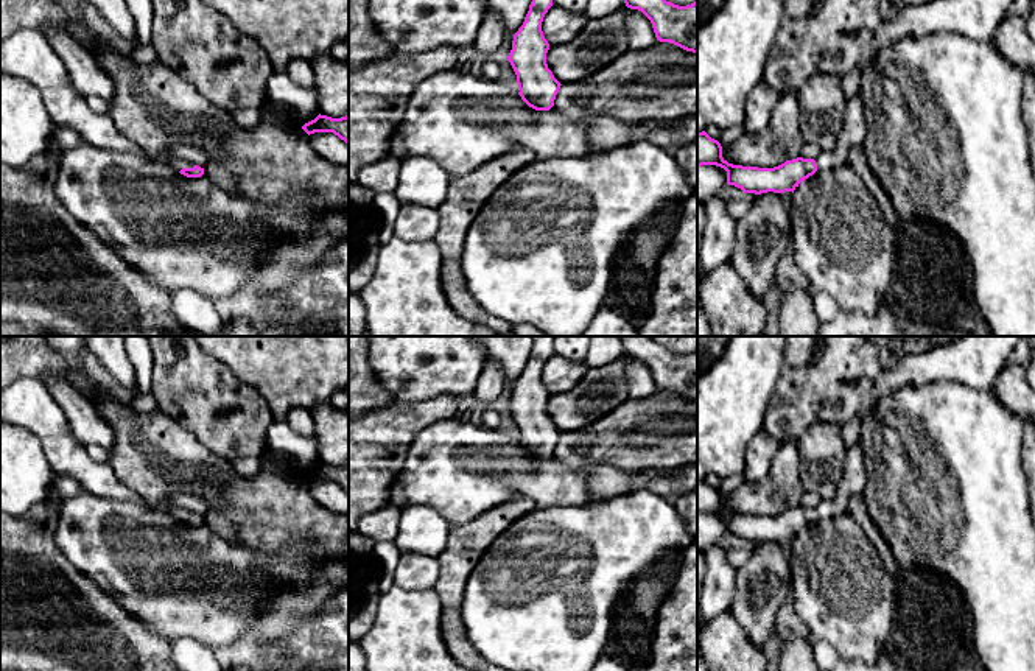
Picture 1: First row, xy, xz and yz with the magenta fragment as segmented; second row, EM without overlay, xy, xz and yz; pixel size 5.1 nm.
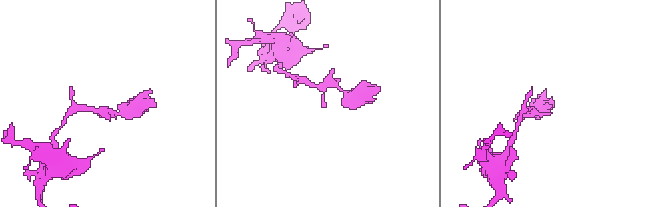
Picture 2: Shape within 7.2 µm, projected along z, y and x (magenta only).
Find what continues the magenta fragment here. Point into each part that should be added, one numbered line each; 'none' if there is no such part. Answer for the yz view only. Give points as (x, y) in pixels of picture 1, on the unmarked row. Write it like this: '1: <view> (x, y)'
1: yz (853, 481)

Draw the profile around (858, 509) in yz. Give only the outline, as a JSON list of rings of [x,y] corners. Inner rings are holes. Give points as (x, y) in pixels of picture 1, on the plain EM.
[[[862,495],[851,498],[851,501],[848,503],[847,514],[850,514],[854,522],[865,531],[865,534],[873,540],[876,551],[879,553],[886,565],[887,573],[895,578],[900,570],[900,565],[895,562],[886,539],[875,526]]]

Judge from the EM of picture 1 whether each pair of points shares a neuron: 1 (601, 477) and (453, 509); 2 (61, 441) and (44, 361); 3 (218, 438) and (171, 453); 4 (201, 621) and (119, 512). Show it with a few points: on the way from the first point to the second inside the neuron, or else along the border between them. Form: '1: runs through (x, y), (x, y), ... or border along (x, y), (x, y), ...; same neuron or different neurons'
1: border along (585, 464), (587, 488), (598, 497), (609, 498); different neurons
2: border along (39, 377), (19, 377), (16, 380); different neurons
3: border along (175, 419), (214, 453), (228, 461); different neurons
4: runs through (179, 595), (123, 539); same neuron

